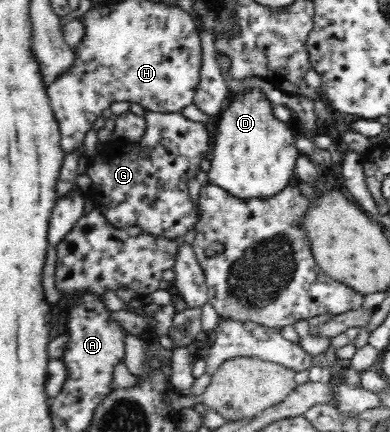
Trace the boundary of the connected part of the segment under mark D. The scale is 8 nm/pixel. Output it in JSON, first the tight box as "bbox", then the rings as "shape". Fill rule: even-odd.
{"bbox":[207,89,300,202],"shape":[[[260,89],[242,90],[233,93],[231,104],[220,114],[216,137],[212,151],[211,168],[207,172],[210,183],[228,192],[228,195],[247,202],[248,200],[265,200],[277,196],[290,184],[297,182],[294,176],[296,160],[300,155],[295,147],[297,129],[294,124],[280,122],[274,118],[273,103]]]}

